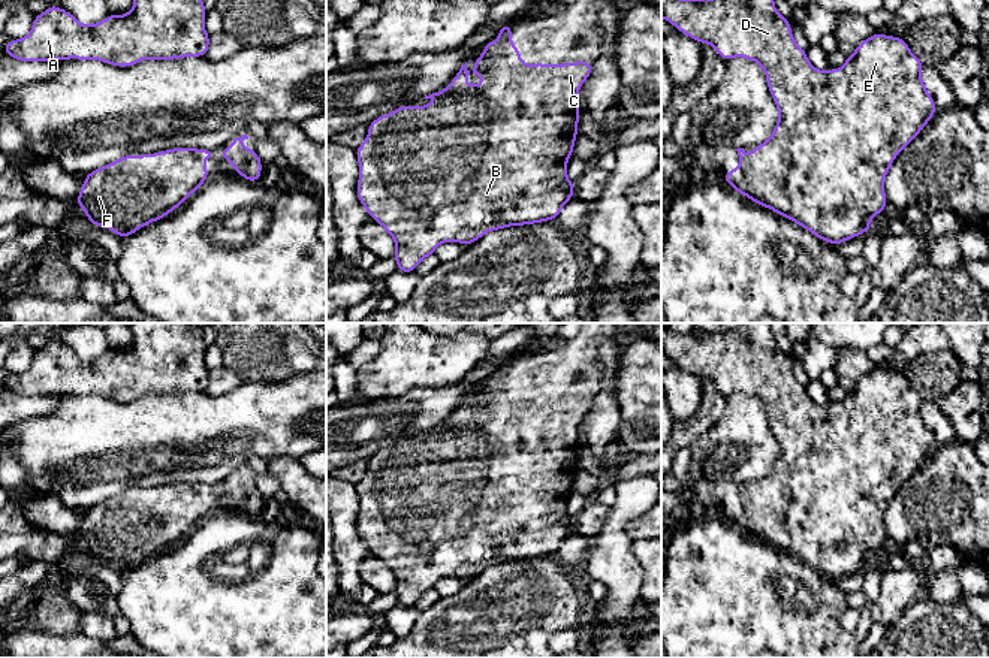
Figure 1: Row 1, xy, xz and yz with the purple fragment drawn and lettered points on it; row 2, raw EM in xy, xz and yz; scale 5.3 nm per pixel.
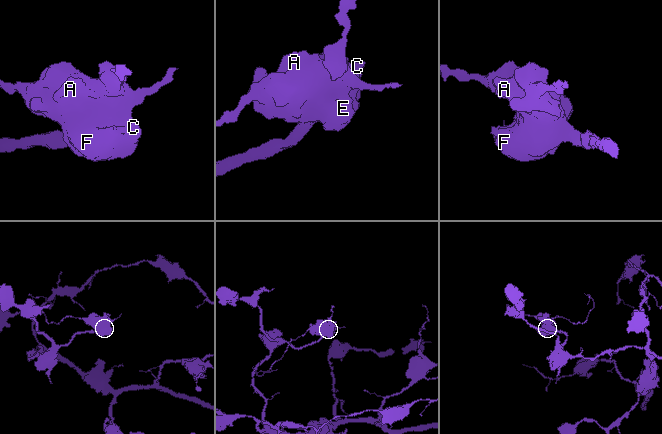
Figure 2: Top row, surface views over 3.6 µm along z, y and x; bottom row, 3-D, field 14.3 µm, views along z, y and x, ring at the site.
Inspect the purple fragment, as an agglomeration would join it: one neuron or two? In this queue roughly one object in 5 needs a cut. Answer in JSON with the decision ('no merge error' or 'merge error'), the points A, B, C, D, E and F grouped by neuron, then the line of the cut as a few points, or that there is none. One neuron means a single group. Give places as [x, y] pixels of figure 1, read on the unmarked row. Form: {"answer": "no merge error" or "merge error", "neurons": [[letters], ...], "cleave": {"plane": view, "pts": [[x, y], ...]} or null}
{"answer": "no merge error", "neurons": [["A", "B", "C", "D", "E", "F"]], "cleave": null}

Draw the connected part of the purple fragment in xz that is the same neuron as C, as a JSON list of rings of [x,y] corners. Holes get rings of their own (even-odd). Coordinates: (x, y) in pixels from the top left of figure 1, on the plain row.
[[[507,357],[503,359],[495,371],[501,375],[491,375],[485,378],[483,389],[471,395],[476,398],[476,402],[471,407],[465,404],[468,398],[462,399],[452,417],[444,425],[423,432],[434,434],[434,438],[428,438],[425,441],[411,441],[410,444],[405,443],[410,438],[402,438],[394,447],[380,450],[368,459],[367,474],[356,483],[356,494],[359,498],[359,514],[356,519],[358,534],[370,549],[370,553],[382,559],[383,564],[394,573],[394,594],[396,595],[398,607],[414,607],[417,600],[425,592],[434,589],[435,583],[443,577],[459,577],[470,580],[491,565],[557,555],[563,541],[575,531],[575,517],[567,513],[567,496],[573,489],[575,476],[578,473],[578,459],[581,450],[578,428],[582,419],[591,410],[593,398],[575,396],[560,398],[555,401],[549,401],[546,398],[525,399],[519,392],[521,386],[510,375],[512,369],[512,362]],[[470,408],[480,410],[483,417],[480,420],[468,420],[465,414]]]

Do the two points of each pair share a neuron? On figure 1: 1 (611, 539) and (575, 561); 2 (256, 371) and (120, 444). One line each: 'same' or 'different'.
1: different
2: different

